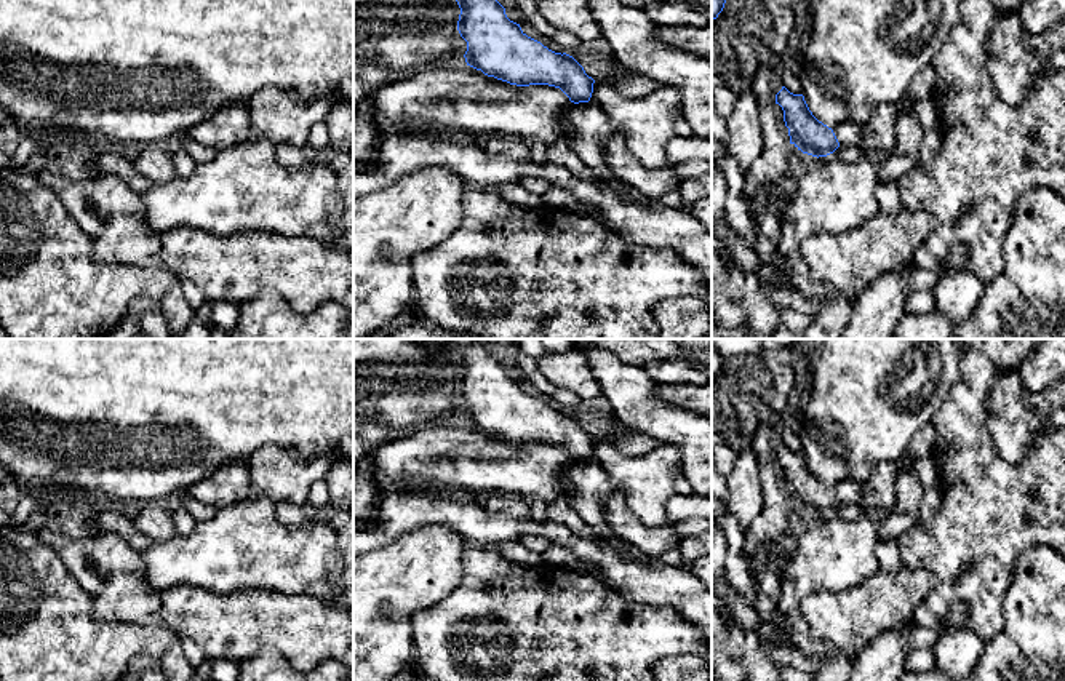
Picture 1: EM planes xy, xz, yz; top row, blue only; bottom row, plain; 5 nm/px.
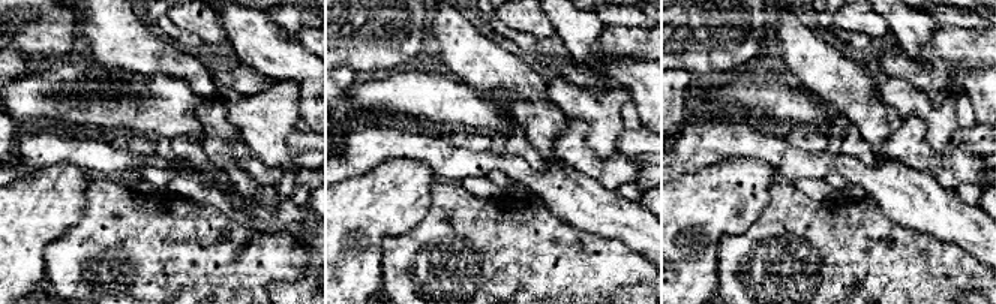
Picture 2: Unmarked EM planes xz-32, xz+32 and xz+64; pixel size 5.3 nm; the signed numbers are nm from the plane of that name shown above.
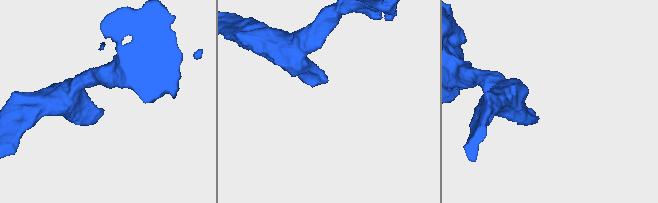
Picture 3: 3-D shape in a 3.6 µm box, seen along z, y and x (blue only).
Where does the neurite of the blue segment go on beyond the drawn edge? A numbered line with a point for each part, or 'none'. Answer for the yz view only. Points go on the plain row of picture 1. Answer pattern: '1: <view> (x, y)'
1: yz (846, 491)

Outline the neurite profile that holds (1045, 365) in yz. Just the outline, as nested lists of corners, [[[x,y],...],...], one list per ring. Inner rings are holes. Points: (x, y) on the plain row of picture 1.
[[[1041,339],[1017,372],[1028,392],[1049,388],[1065,376],[1065,339]]]

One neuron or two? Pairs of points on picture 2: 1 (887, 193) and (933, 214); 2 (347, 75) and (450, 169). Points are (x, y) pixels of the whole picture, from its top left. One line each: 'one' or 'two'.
1: one
2: two

